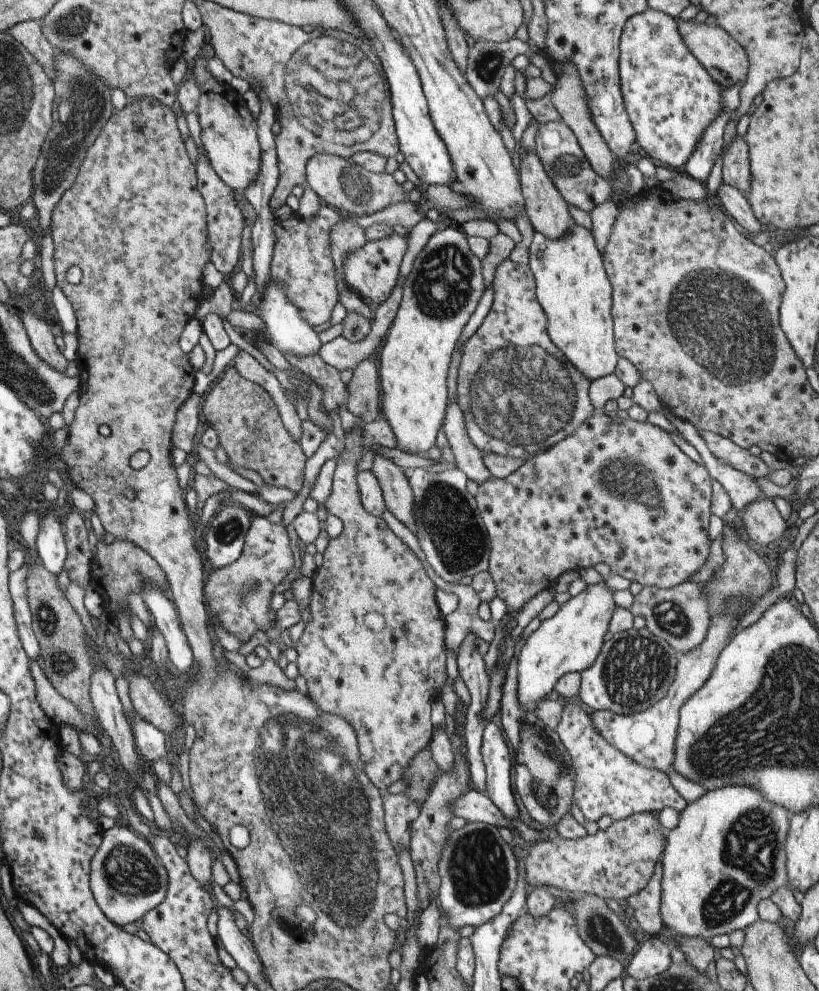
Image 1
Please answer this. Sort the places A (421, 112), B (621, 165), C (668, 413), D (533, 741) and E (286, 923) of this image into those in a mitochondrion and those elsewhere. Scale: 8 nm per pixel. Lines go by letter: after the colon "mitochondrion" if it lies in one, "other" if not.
A: other
B: other
C: other
D: mitochondrion
E: mitochondrion

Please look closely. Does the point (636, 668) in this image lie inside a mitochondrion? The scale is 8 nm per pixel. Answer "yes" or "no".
yes

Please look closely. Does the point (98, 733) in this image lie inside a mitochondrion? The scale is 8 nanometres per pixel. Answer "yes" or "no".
no

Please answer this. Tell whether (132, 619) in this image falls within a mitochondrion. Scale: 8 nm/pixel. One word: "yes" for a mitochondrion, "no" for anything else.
no

